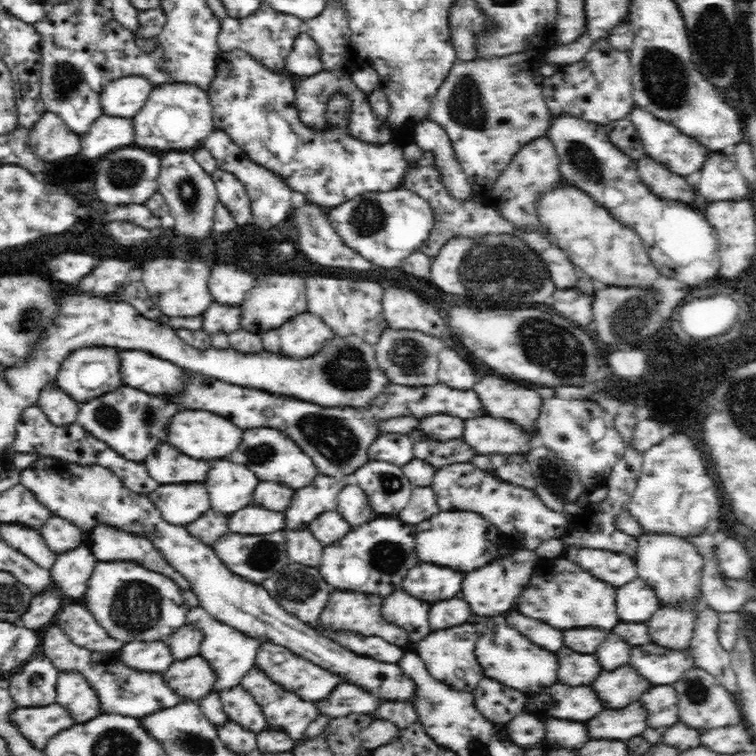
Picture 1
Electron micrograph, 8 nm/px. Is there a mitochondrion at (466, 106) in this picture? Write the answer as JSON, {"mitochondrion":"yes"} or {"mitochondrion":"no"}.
{"mitochondrion":"yes"}

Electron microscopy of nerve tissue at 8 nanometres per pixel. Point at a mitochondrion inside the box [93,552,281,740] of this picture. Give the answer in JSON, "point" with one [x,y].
{"point":[137,607]}

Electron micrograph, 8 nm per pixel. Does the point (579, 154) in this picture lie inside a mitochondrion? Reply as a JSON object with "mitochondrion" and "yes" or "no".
{"mitochondrion":"yes"}

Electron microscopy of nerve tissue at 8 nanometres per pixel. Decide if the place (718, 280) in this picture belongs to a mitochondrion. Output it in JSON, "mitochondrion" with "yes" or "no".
{"mitochondrion":"no"}

